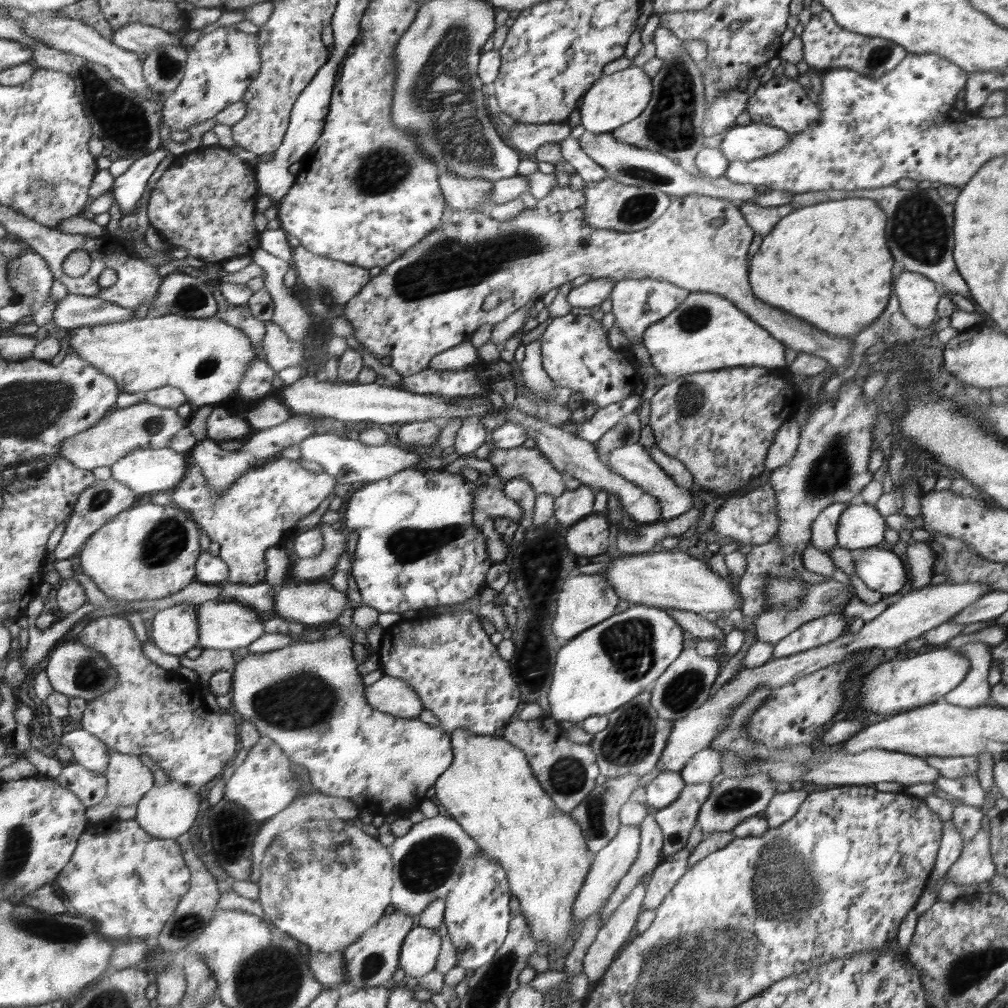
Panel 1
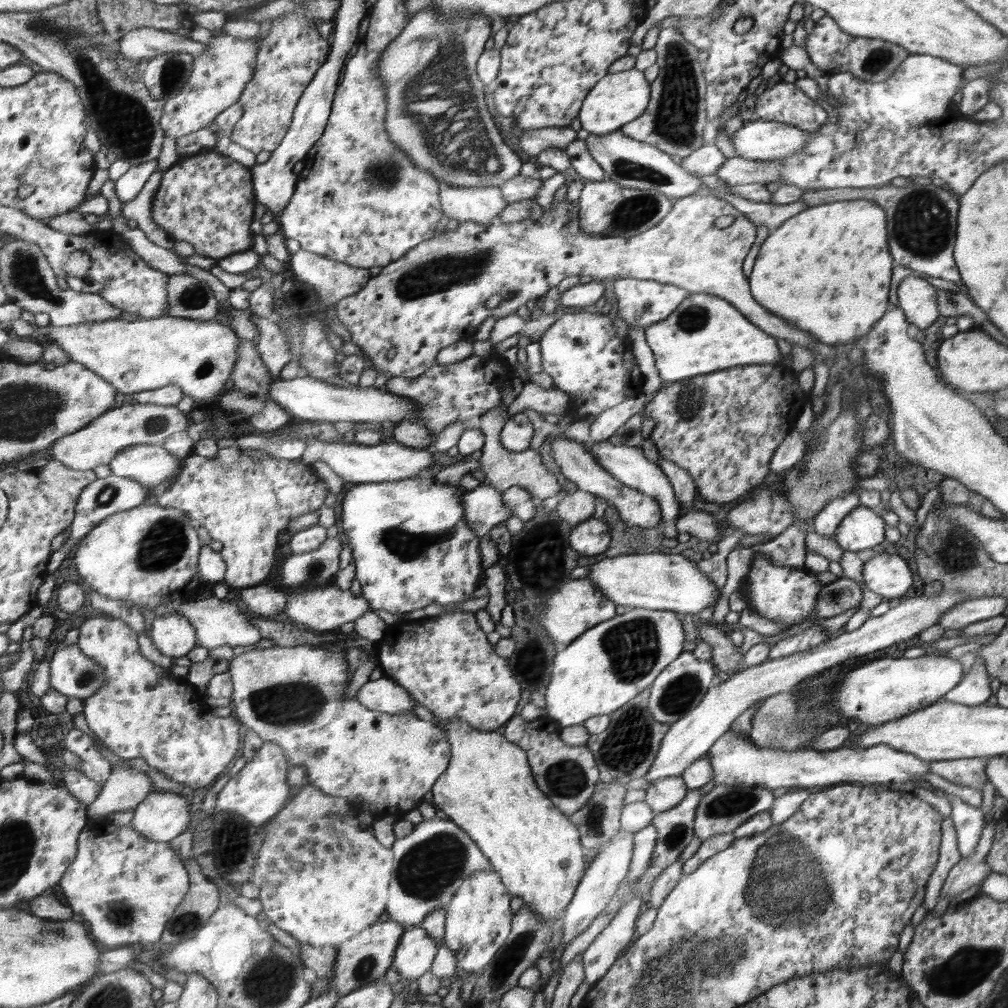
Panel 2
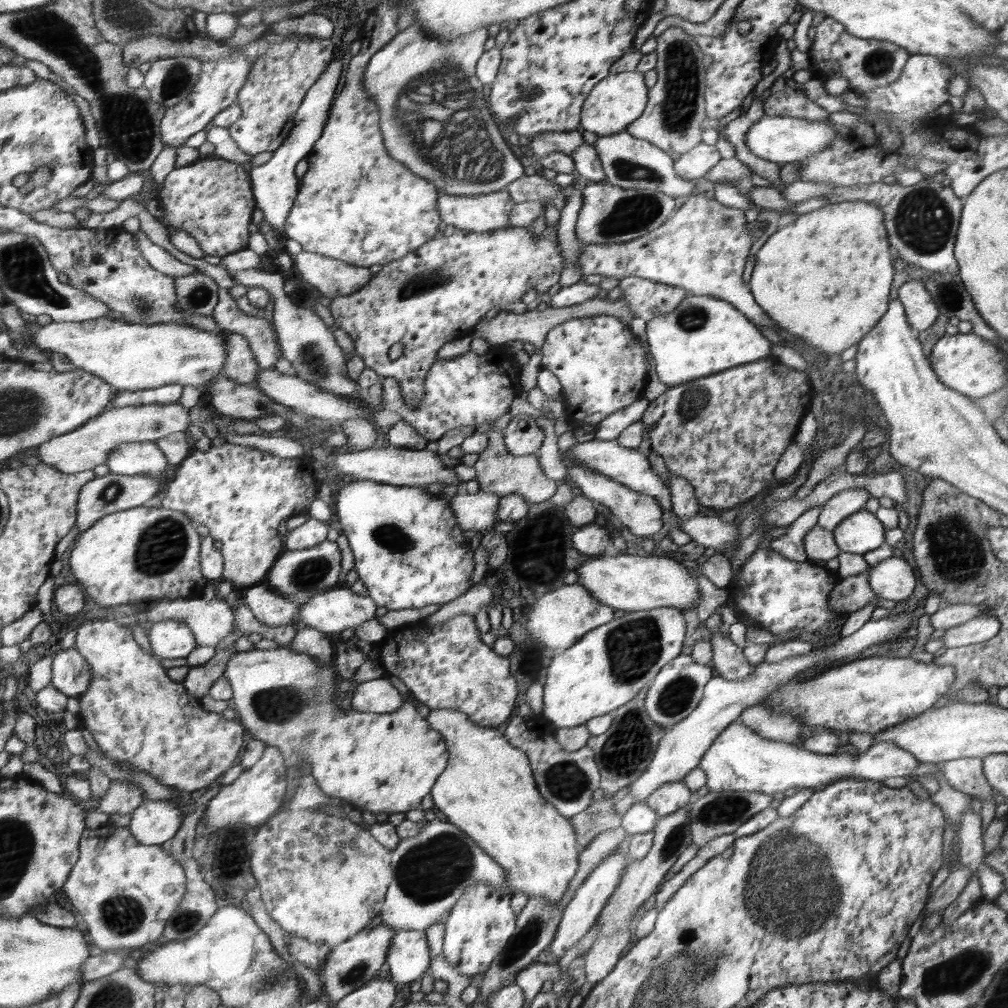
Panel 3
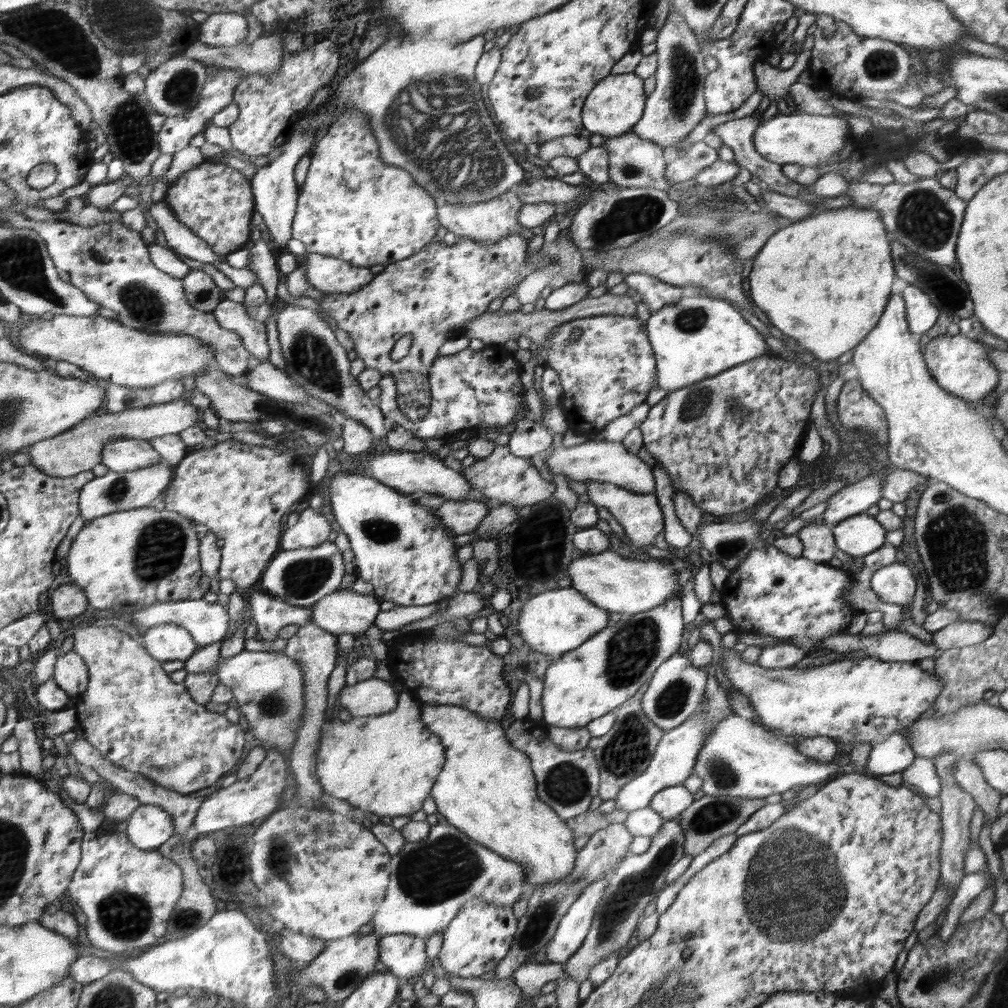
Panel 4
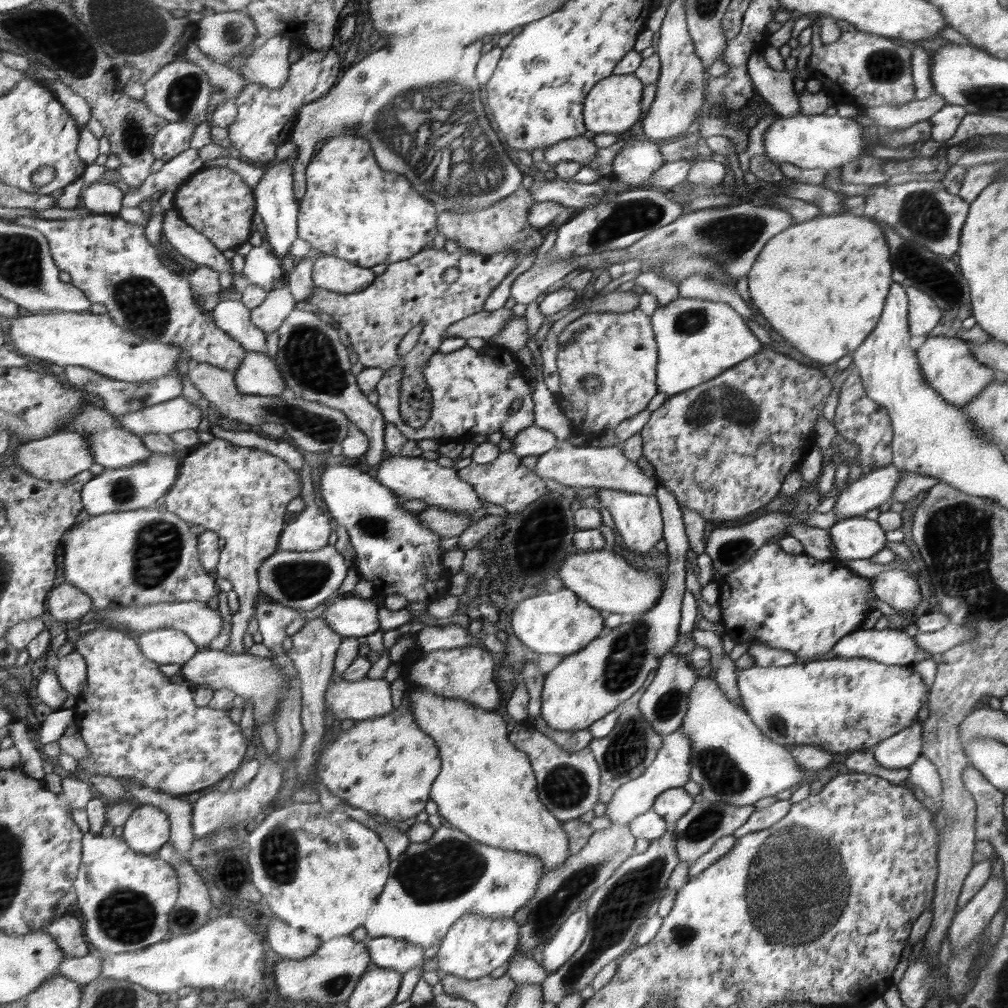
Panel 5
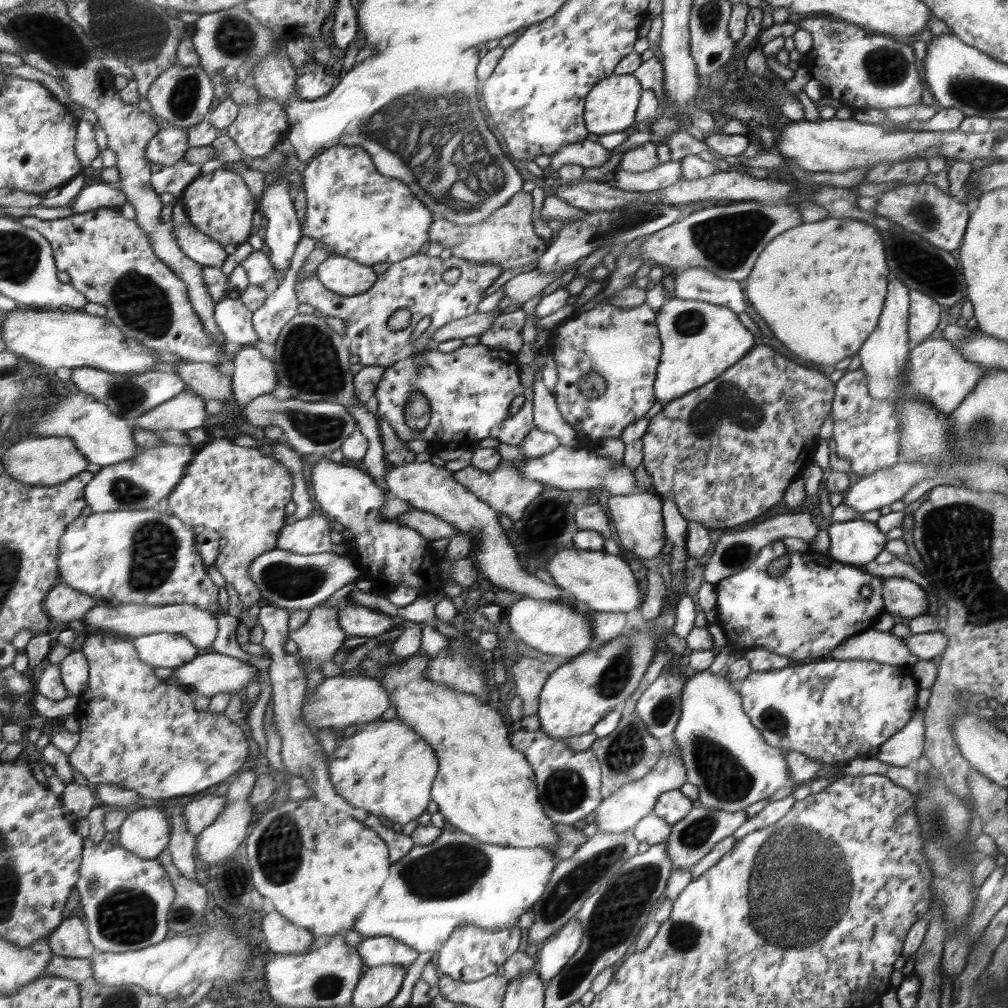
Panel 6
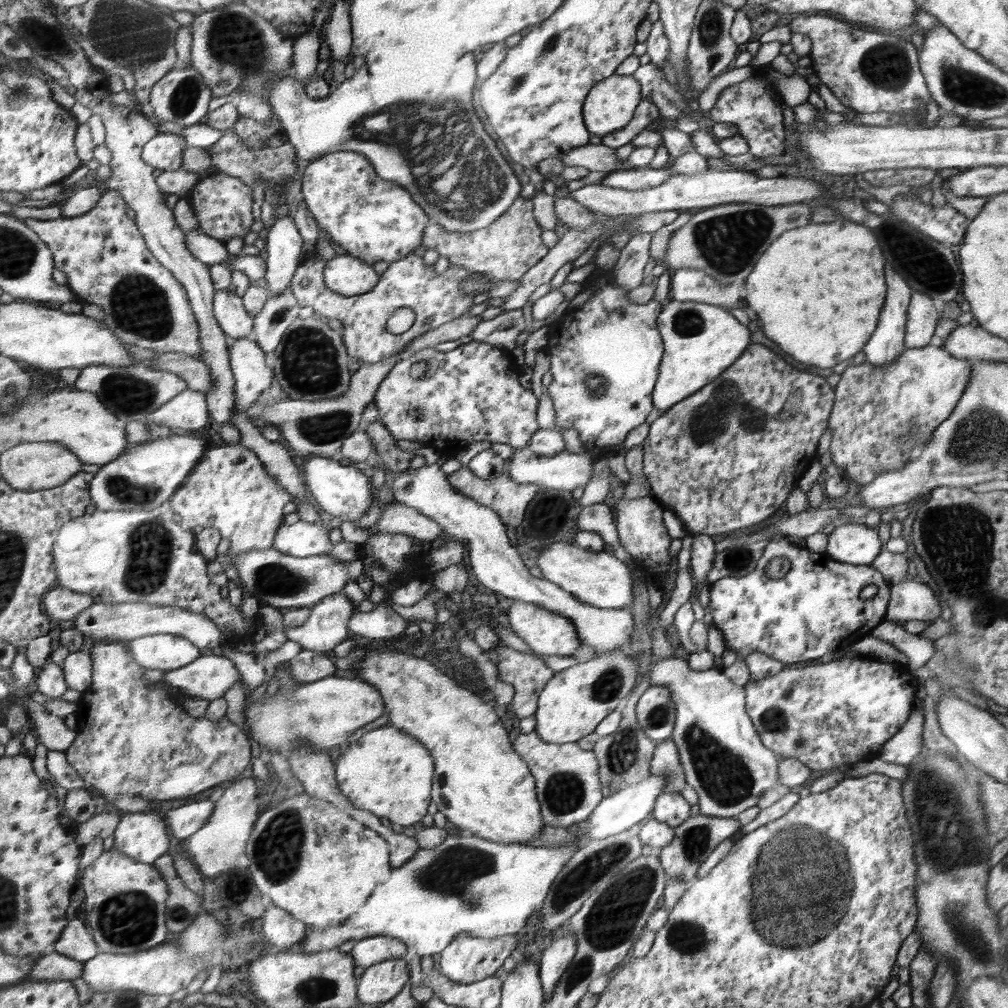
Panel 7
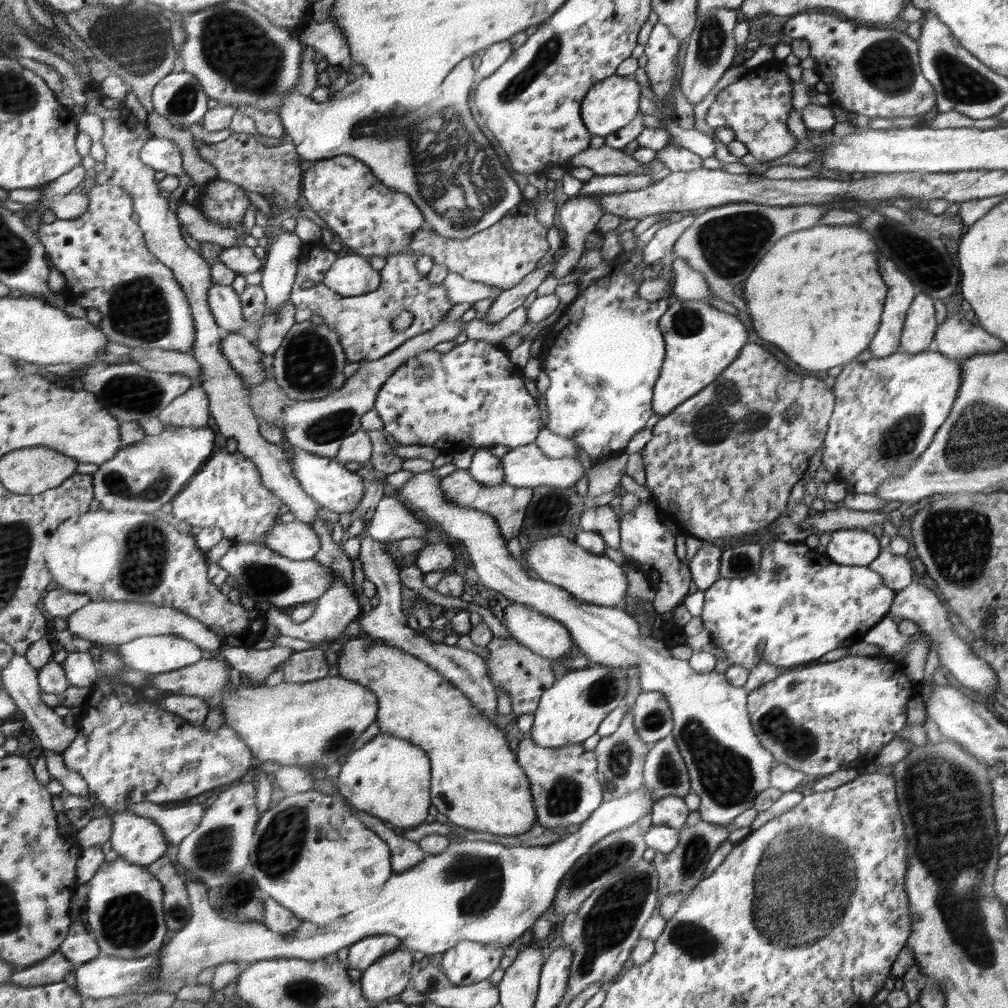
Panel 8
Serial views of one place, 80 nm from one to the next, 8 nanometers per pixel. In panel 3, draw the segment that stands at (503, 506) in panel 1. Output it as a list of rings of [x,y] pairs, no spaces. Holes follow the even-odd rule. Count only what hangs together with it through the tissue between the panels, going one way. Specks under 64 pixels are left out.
[[[481,489],[476,494],[469,494],[460,490],[458,494],[450,499],[450,508],[455,514],[456,526],[462,530],[475,530],[478,534],[472,537],[472,550],[476,550],[480,545],[486,530],[496,523],[497,508],[501,497],[491,492],[482,492]]]

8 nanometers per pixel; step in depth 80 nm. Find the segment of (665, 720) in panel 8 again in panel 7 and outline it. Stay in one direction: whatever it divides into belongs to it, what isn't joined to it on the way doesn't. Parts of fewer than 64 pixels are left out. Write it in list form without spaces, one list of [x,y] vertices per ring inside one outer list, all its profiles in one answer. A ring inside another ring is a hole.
[[[650,685],[638,699],[635,714],[644,734],[654,742],[666,741],[674,732],[676,702],[668,686]]]

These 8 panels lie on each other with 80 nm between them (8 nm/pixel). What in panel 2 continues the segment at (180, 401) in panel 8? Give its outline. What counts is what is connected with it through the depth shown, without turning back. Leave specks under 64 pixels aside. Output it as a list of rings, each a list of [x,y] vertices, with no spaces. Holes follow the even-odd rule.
[[[119,404],[86,428],[60,438],[51,448],[53,459],[60,460],[74,470],[94,470],[112,465],[115,458],[136,445],[162,445],[171,434],[186,430],[188,418],[176,406],[154,404]]]

